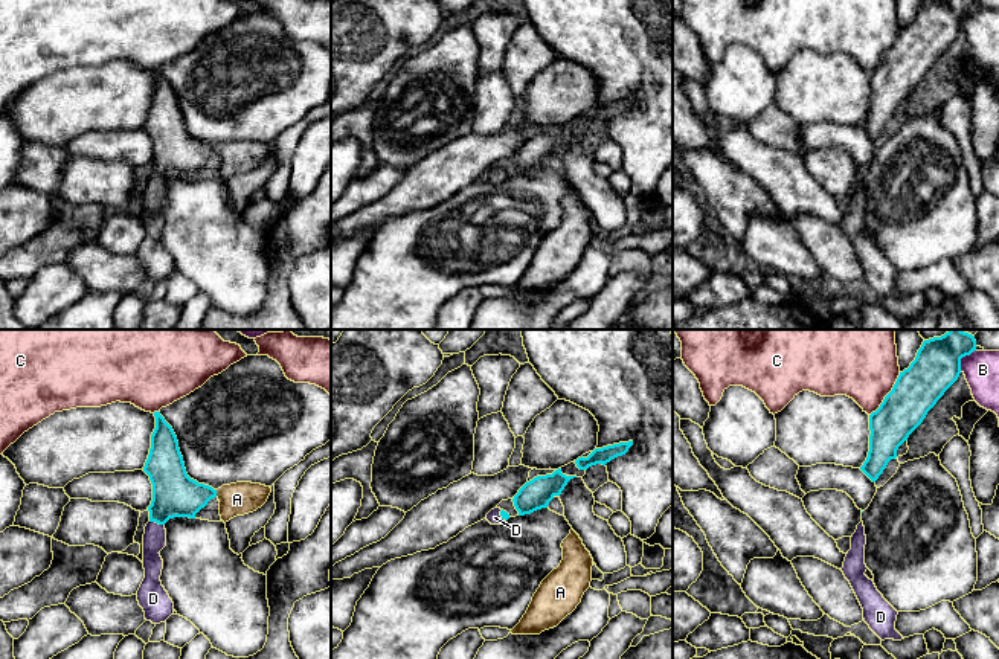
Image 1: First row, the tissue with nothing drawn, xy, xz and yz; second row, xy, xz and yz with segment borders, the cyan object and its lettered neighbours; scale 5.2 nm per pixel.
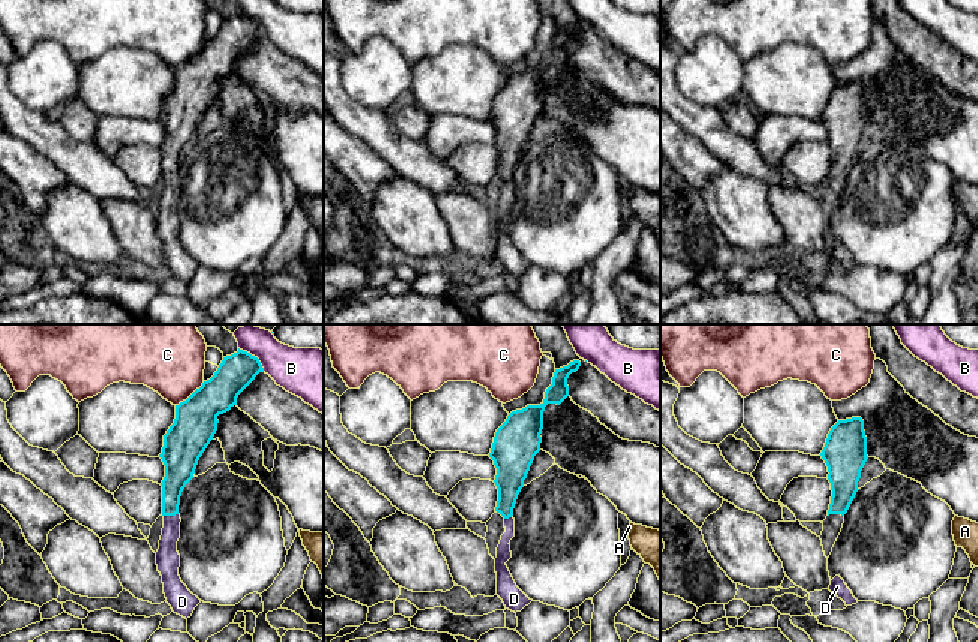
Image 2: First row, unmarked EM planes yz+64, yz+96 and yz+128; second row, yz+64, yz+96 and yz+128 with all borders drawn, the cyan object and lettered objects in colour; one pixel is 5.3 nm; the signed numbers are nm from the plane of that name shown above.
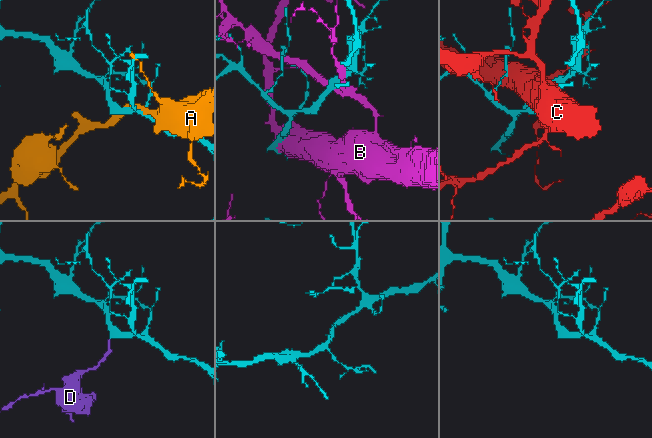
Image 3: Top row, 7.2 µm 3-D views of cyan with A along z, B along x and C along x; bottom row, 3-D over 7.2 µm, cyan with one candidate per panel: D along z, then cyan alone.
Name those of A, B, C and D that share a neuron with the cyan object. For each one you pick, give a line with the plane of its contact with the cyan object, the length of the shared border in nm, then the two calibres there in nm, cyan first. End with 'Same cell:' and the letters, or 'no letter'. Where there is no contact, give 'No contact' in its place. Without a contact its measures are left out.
D: Touches cyan in xy. Shared border 80 nm. Thickness 240 nm (cyan) against 130 nm
Same cell: D

